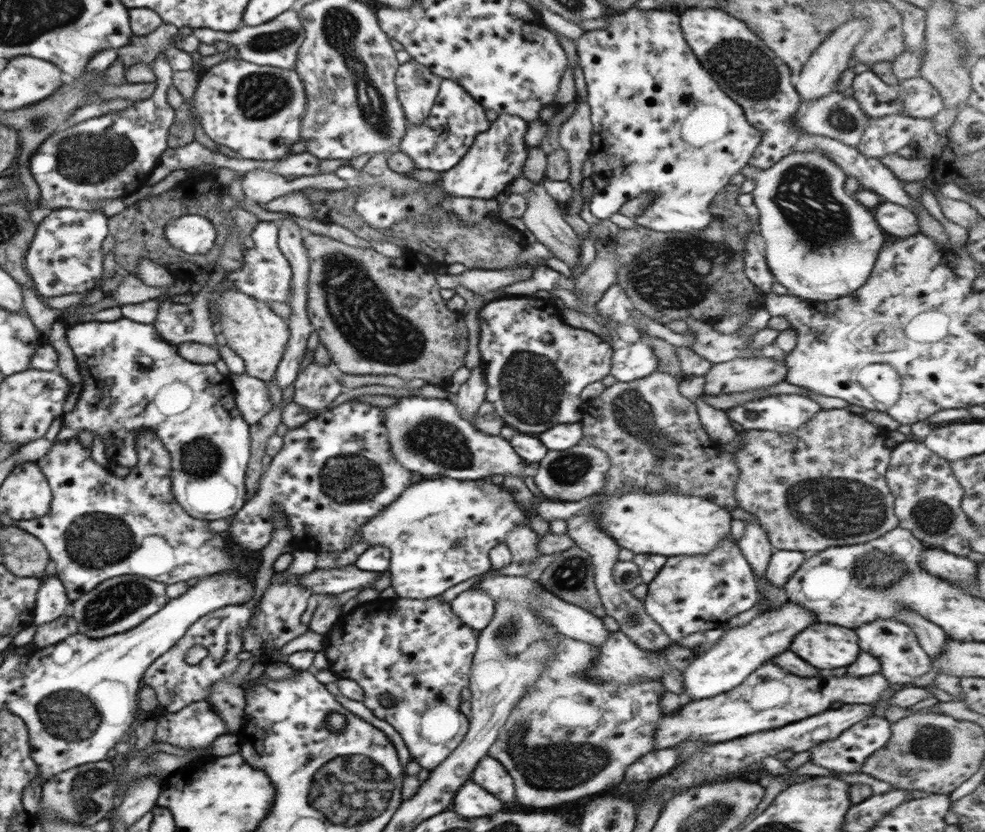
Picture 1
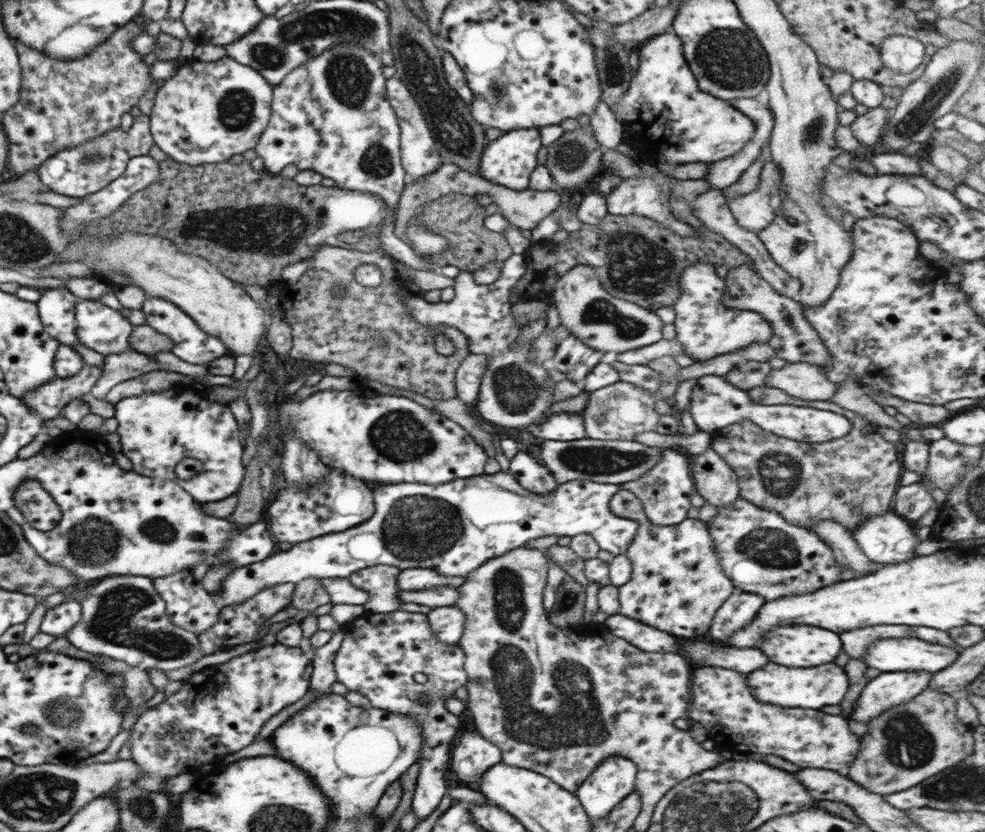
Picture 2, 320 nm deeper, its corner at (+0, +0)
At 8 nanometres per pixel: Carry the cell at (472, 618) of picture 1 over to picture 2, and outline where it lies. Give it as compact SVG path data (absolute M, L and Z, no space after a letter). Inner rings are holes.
M455 606L433 608L427 614L429 625L436 639L444 644L457 644L465 629L465 614Z

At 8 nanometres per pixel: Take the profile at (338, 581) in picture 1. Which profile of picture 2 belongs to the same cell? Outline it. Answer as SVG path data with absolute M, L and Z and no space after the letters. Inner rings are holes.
M432 567L429 569L408 568L400 571L397 585L402 591L426 590L435 588L435 586L459 587L465 580L465 576L444 576L437 573Z

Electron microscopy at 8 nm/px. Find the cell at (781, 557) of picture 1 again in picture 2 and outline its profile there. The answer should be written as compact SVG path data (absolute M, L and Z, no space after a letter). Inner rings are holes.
M736 591L716 611L709 632L714 640L724 640L734 632L748 626L765 600L758 594Z

